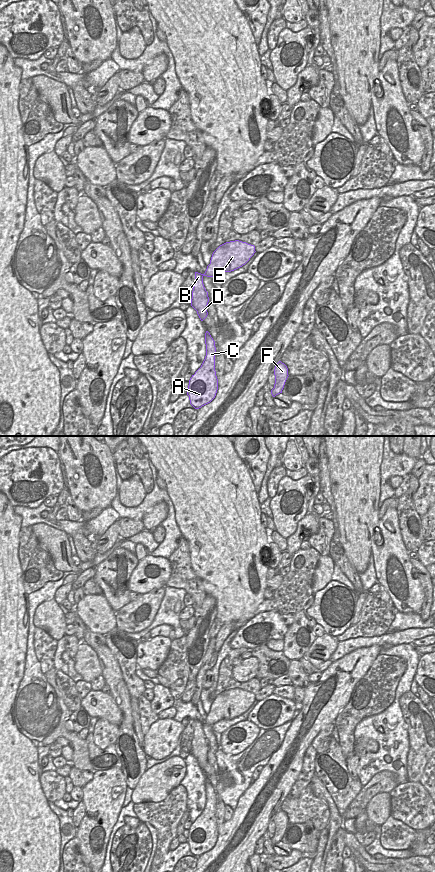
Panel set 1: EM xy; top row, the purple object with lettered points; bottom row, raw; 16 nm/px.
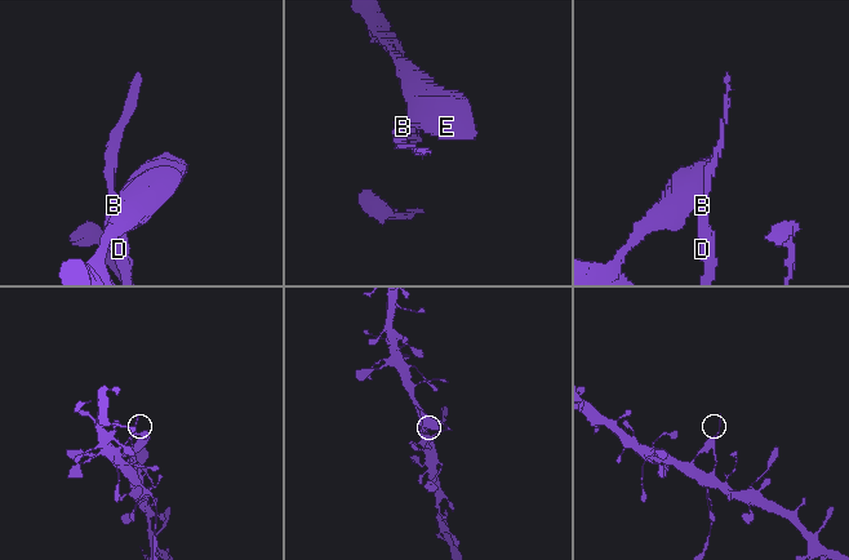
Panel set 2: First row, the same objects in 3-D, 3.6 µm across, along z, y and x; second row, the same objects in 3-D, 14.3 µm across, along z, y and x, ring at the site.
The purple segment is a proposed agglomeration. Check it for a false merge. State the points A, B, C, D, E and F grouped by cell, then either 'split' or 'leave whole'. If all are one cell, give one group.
A C E F / B D | split

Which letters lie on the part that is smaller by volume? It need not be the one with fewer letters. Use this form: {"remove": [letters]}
{"remove": ["B", "D"]}

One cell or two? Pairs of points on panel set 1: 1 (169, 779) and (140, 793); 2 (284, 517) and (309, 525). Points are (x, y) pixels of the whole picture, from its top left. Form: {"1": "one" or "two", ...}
{"1": "one", "2": "two"}

